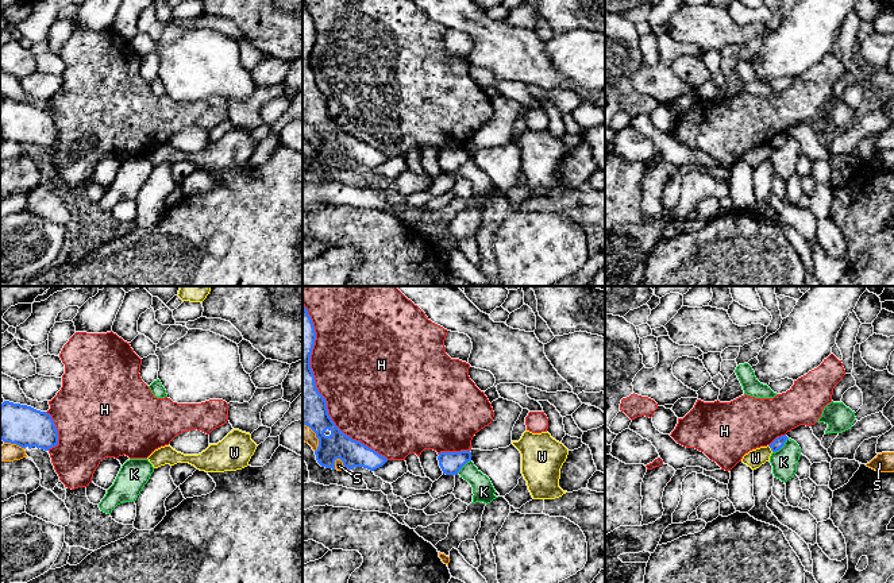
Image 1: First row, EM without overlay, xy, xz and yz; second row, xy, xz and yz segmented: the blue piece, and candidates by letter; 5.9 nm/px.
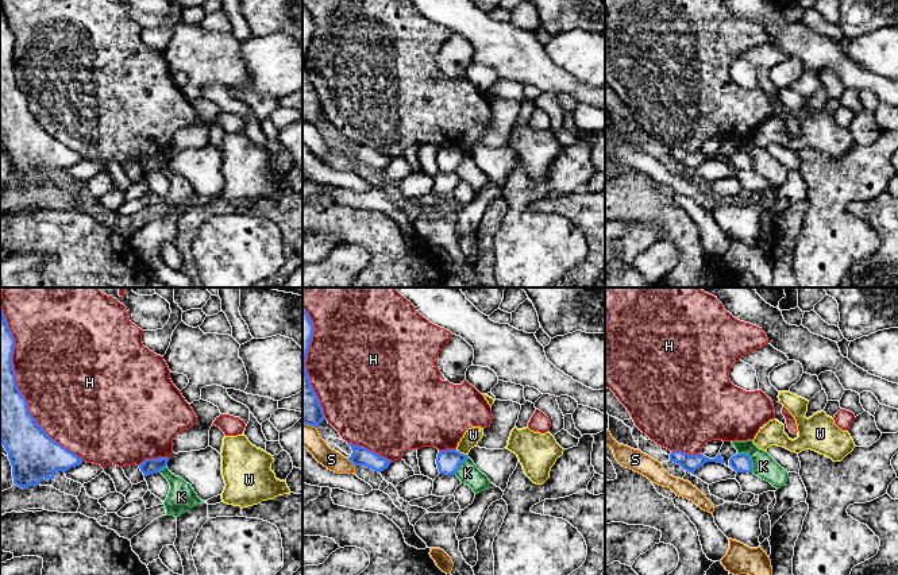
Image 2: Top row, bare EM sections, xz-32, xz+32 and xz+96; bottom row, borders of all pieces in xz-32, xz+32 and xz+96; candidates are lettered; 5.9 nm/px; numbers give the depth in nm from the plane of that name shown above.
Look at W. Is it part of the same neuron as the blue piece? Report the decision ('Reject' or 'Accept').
Reject

